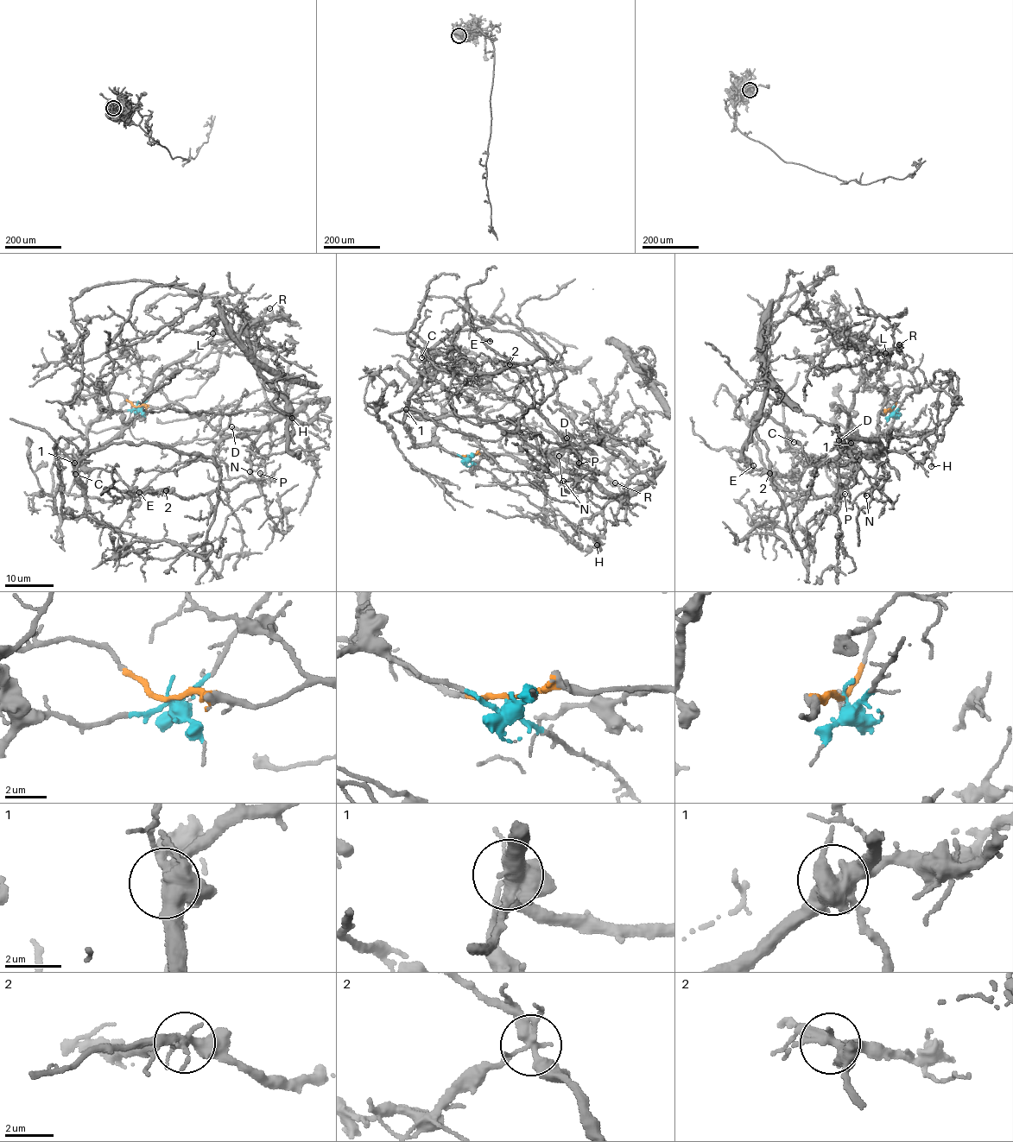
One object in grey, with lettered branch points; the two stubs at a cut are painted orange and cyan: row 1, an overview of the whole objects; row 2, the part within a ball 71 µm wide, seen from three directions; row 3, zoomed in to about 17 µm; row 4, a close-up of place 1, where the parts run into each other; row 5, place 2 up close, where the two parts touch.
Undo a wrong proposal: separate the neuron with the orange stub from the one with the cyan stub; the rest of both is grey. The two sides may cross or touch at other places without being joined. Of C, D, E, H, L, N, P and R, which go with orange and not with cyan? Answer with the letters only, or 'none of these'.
D, E, H, N, P

